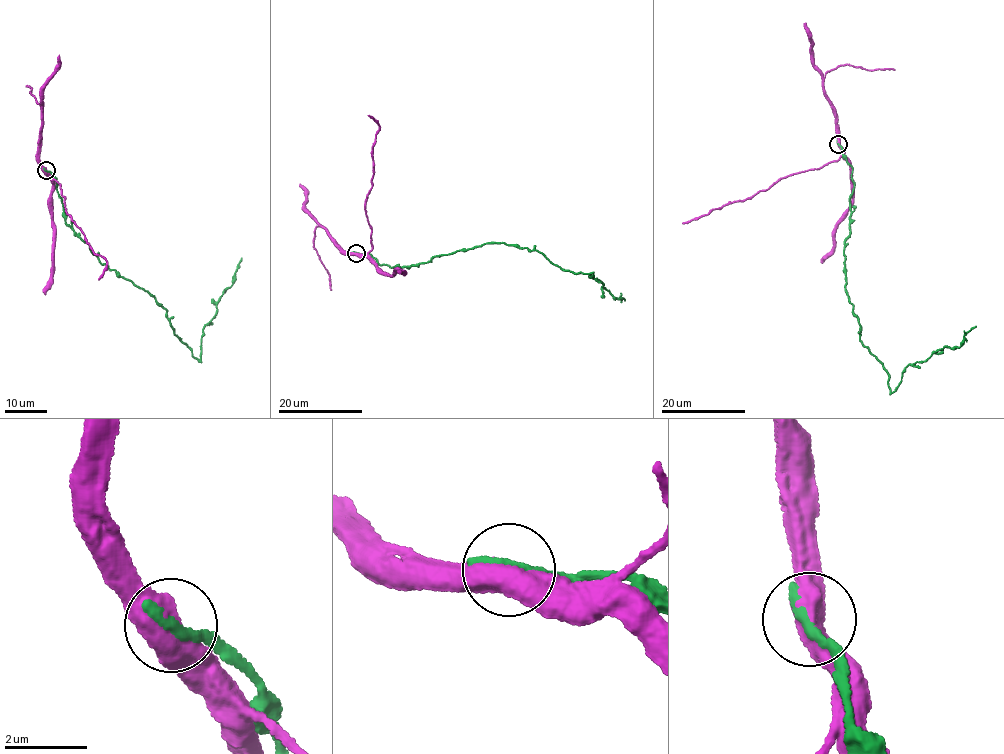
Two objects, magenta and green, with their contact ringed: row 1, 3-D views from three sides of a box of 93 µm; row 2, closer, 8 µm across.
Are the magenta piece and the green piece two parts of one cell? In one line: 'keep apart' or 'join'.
keep apart

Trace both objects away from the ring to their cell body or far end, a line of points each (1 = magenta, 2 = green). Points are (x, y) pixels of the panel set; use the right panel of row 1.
1: (839, 144), (841, 153), (836, 161), (779, 178), (767, 189), (682, 223)
2: (839, 144), (854, 185), (845, 287), (860, 342), (882, 364), (891, 392), (904, 368), (958, 348), (976, 325)

